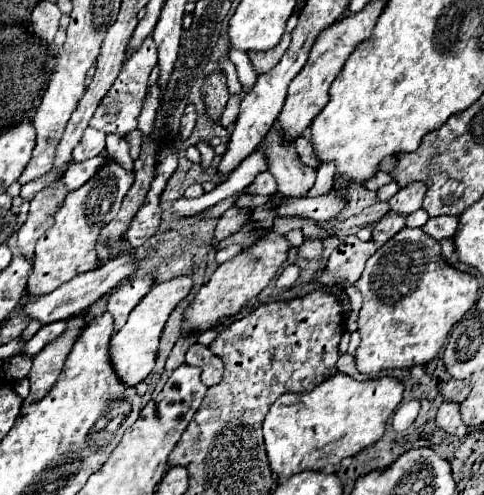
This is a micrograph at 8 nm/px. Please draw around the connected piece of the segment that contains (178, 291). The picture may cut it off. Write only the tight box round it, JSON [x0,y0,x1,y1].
[109,276,193,386]

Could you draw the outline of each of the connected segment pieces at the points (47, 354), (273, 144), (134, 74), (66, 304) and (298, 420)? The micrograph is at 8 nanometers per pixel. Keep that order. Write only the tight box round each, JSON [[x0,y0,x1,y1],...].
[[23,316,85,408],[257,128,315,198],[89,36,157,136],[25,254,137,324],[263,372,403,478]]

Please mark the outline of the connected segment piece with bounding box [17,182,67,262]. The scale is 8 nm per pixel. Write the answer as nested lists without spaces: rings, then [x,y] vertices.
[[[59,182],[53,184],[41,192],[35,194],[35,198],[31,200],[31,208],[27,214],[25,224],[19,228],[17,232],[17,248],[19,252],[23,252],[23,256],[33,262],[33,248],[37,238],[53,224],[53,214],[57,210],[57,206],[63,202],[67,194],[67,188]]]

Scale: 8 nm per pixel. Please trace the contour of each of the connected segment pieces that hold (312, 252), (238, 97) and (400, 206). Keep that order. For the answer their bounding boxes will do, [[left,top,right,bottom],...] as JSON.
[[297,238,323,258],[221,88,249,126],[389,182,427,216]]

